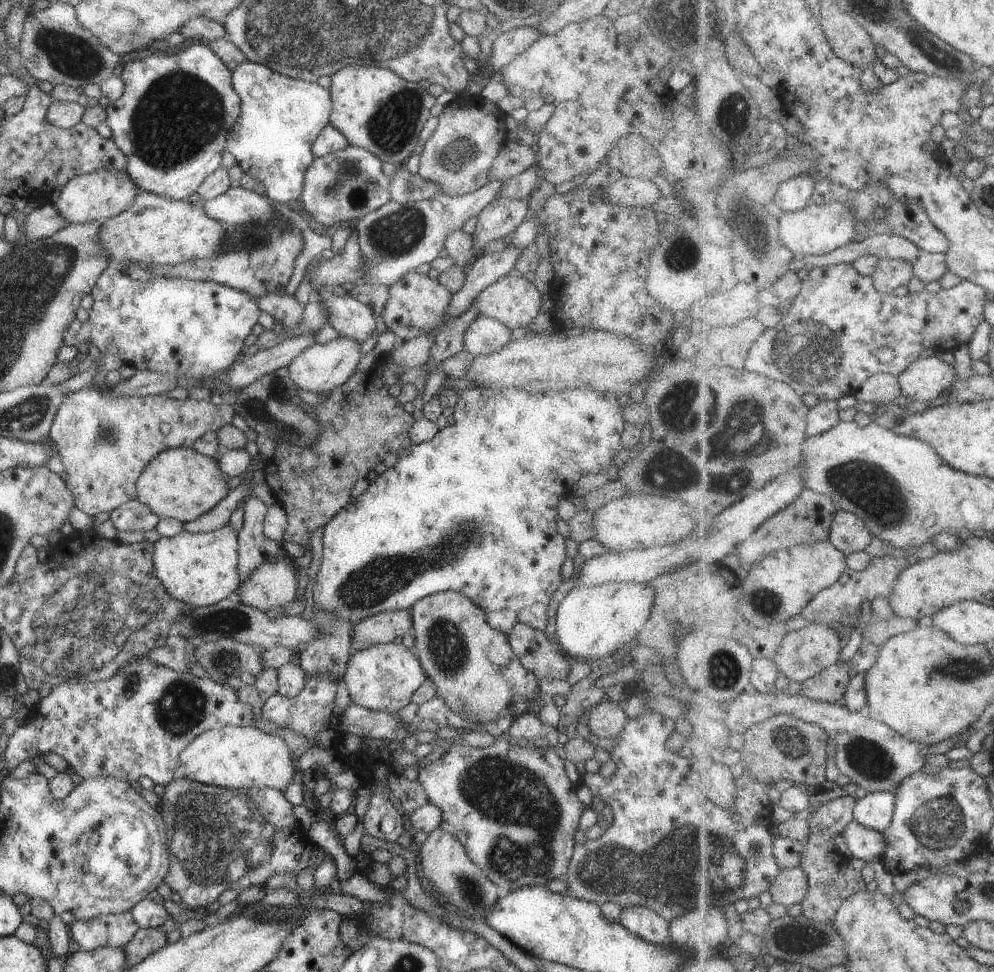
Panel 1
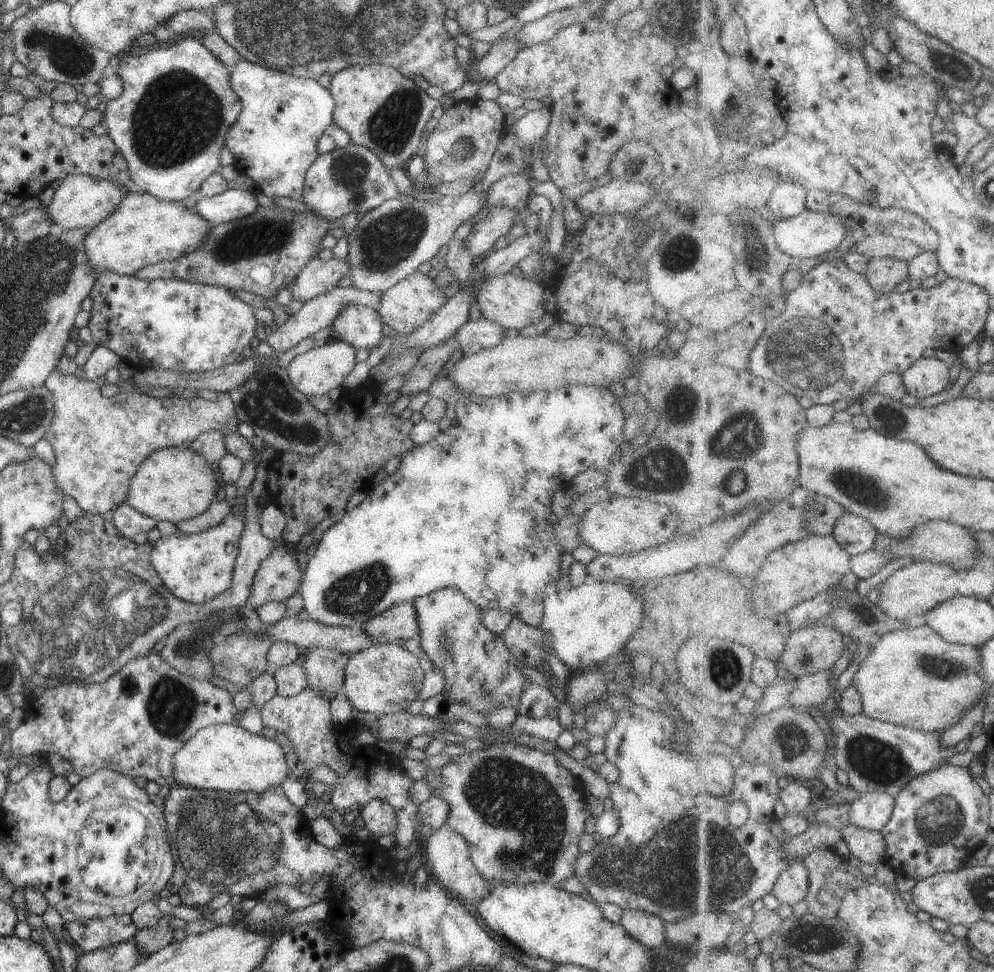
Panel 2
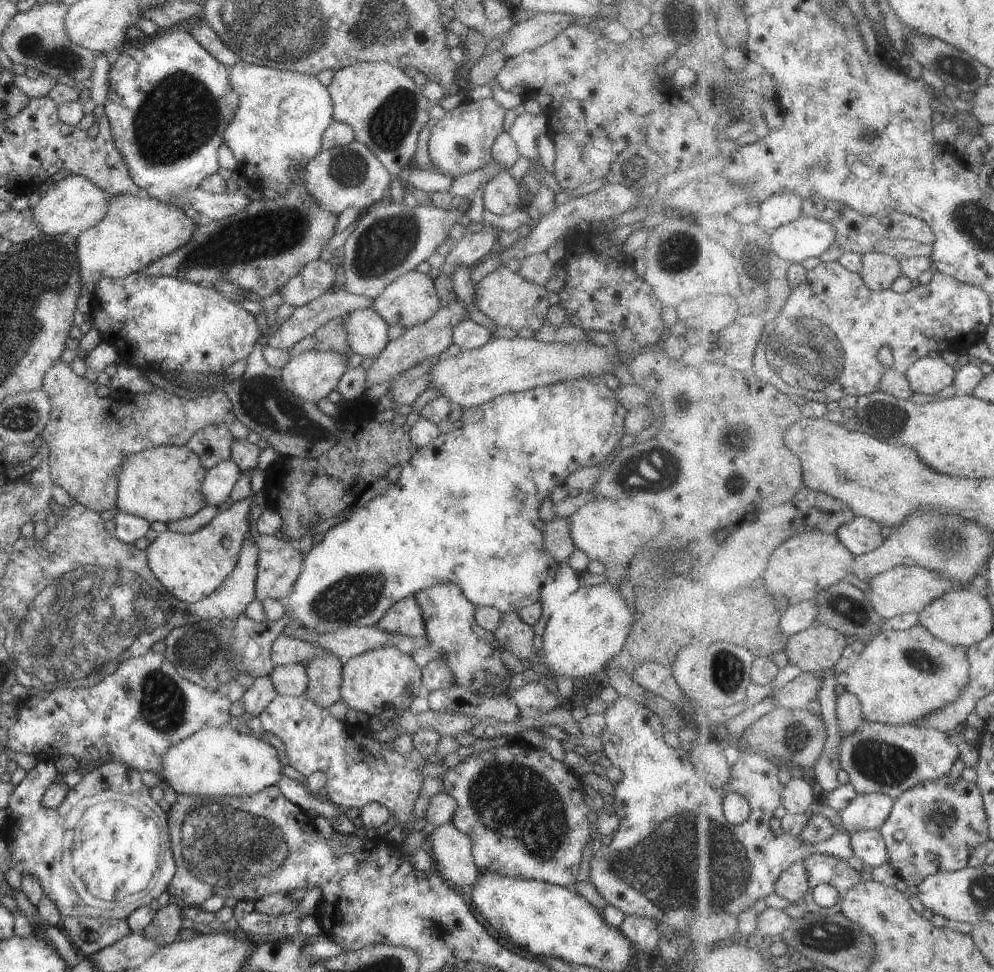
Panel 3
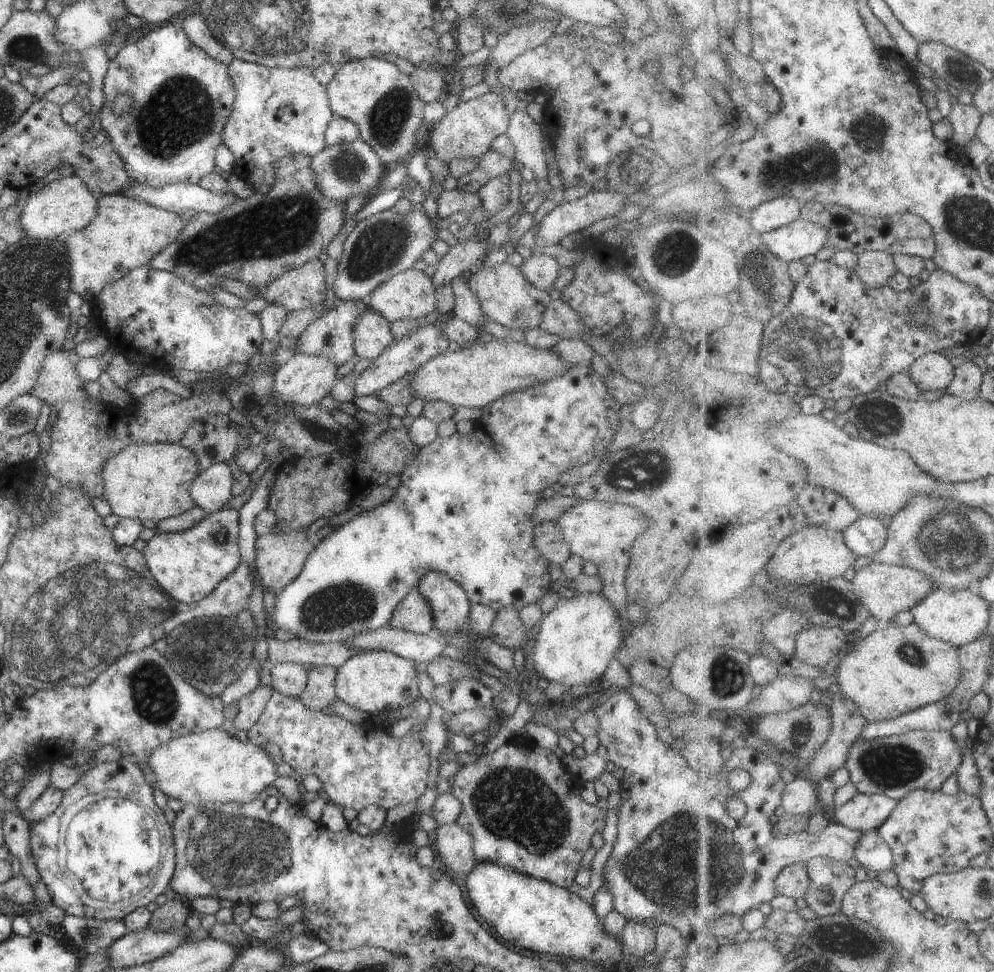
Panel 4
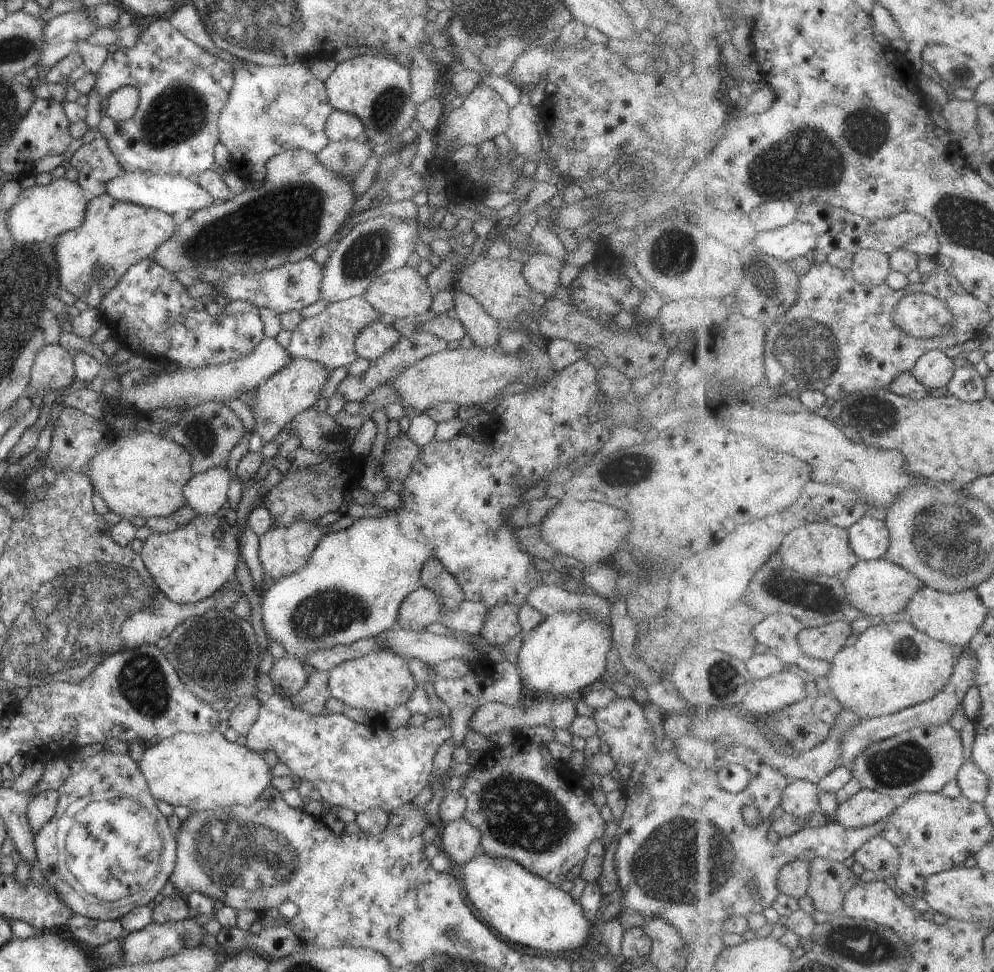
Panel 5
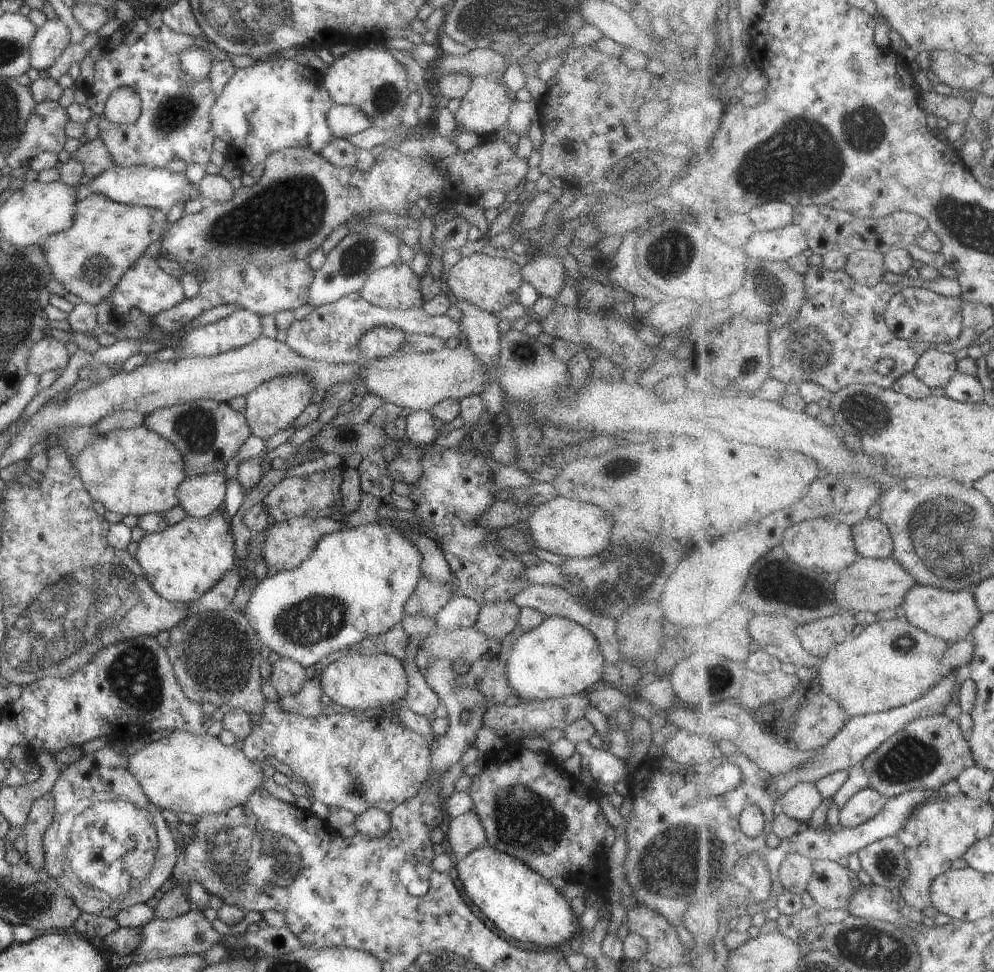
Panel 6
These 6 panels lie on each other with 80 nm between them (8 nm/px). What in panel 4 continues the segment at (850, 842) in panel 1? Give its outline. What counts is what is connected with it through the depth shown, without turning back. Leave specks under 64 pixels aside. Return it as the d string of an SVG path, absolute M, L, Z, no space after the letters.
M878 831L863 833L855 847L856 859L865 868L877 872L892 870L894 856L890 846L882 840Z

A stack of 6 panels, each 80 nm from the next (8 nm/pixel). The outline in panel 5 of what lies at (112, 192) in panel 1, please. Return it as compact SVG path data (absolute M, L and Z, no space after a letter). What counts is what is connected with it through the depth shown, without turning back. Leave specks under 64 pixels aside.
M73 175L51 179L46 185L32 185L21 189L17 201L6 212L6 223L11 236L11 243L38 243L51 241L58 234L77 228L84 219L89 196L79 186Z

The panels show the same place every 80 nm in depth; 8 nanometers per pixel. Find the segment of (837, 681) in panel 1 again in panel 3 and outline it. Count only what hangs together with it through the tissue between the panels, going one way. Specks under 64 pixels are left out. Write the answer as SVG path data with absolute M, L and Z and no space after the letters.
M803 673L779 690L775 689L773 694L776 708L806 709L811 702L819 698L821 692L822 678L815 676L815 673Z

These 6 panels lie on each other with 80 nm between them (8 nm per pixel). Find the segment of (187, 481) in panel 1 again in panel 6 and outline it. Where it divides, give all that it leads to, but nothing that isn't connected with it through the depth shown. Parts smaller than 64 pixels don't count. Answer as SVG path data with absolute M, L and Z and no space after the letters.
M143 425L133 429L116 429L98 434L88 447L69 460L77 469L89 496L95 502L101 502L105 510L117 512L121 516L133 514L140 517L147 513L168 511L178 504L176 486L186 478L183 457L173 443Z

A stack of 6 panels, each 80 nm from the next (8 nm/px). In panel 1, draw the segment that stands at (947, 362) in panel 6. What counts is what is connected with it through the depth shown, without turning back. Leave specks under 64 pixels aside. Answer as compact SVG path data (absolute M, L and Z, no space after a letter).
M935 357L920 358L898 378L903 395L920 402L939 398L956 380L955 368Z

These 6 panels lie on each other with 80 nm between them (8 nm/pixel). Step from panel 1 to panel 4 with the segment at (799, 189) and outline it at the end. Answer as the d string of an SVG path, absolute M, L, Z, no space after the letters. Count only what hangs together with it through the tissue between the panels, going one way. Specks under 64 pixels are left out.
M777 196L760 204L752 212L750 222L754 230L762 235L795 222L802 216L802 205L803 202L794 196Z

